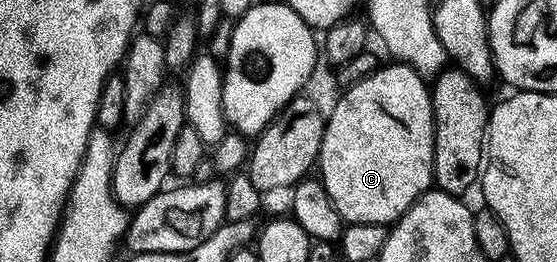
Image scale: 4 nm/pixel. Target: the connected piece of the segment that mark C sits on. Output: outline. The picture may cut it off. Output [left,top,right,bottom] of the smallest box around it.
[319,61,435,225]

